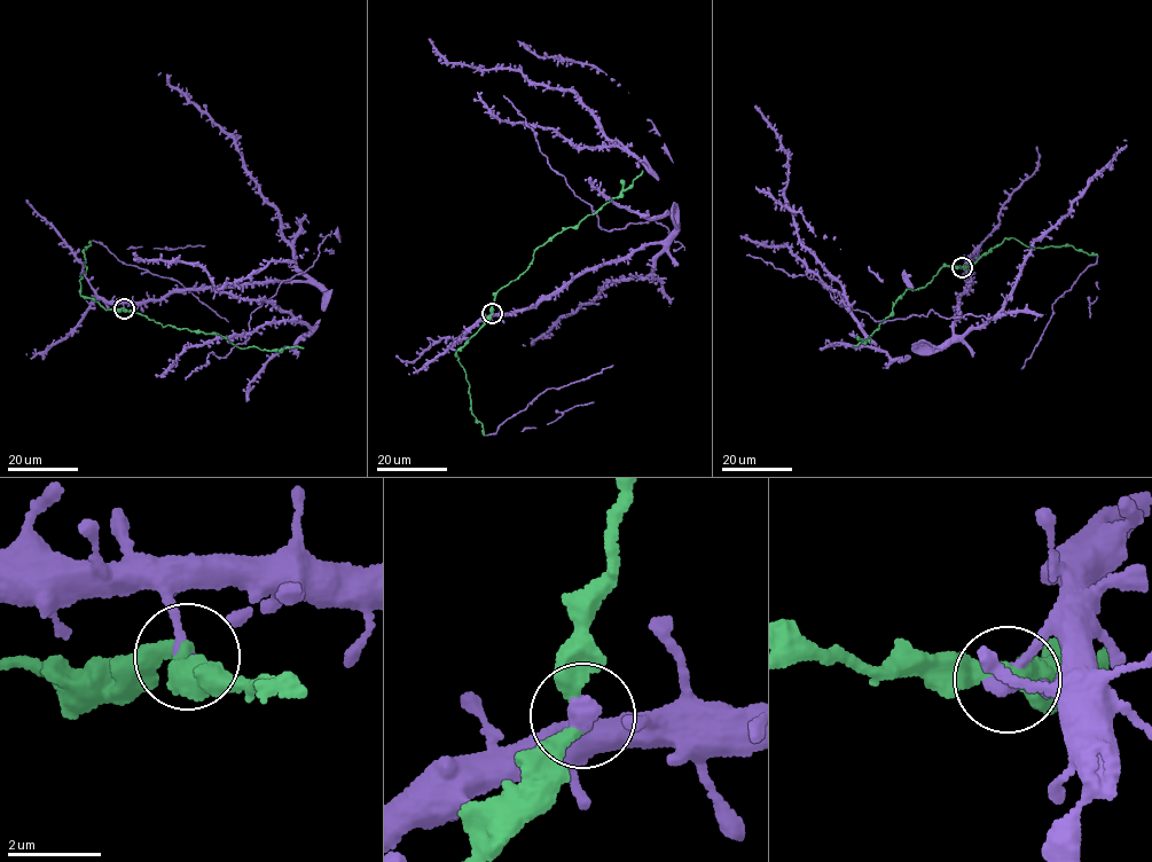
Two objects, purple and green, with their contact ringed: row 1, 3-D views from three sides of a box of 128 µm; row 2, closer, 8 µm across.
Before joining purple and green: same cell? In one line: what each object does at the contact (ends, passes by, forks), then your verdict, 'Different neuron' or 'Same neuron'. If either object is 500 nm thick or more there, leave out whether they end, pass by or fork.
At the ring purple ends. At the ring green passes by. Different neuron

